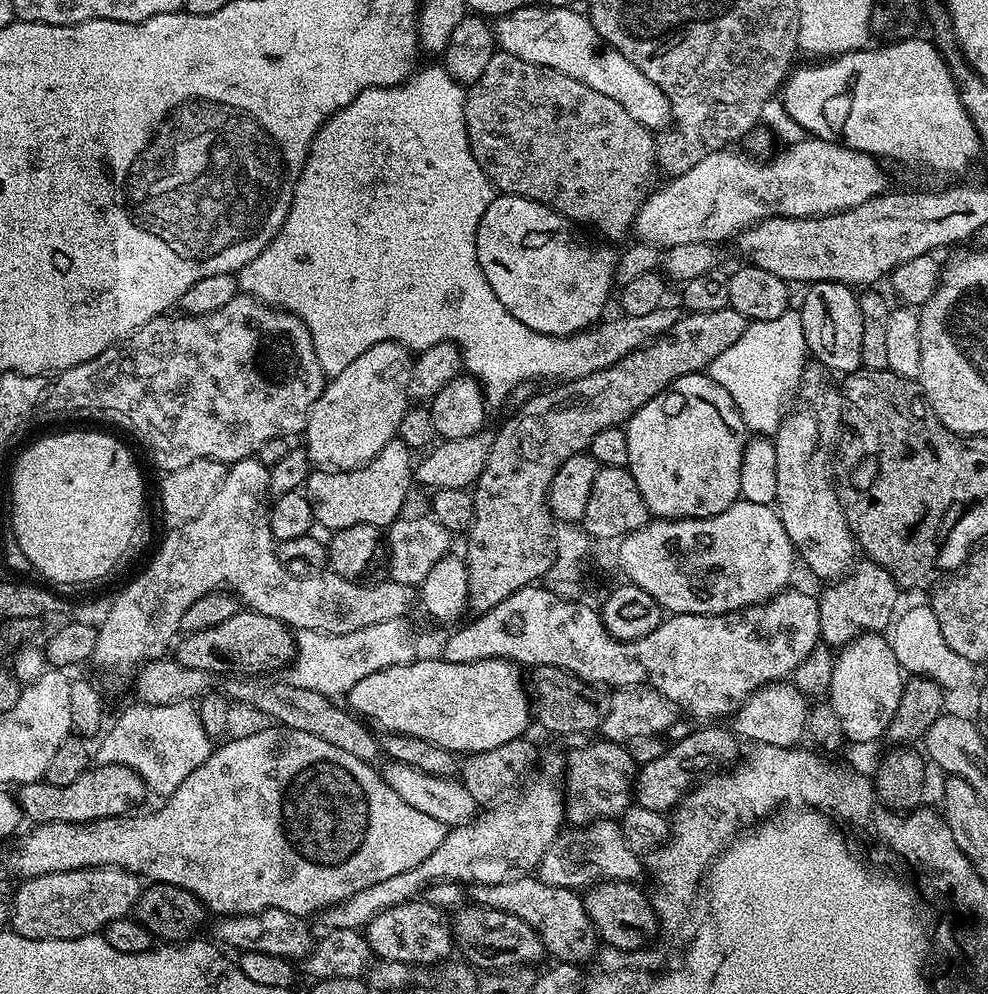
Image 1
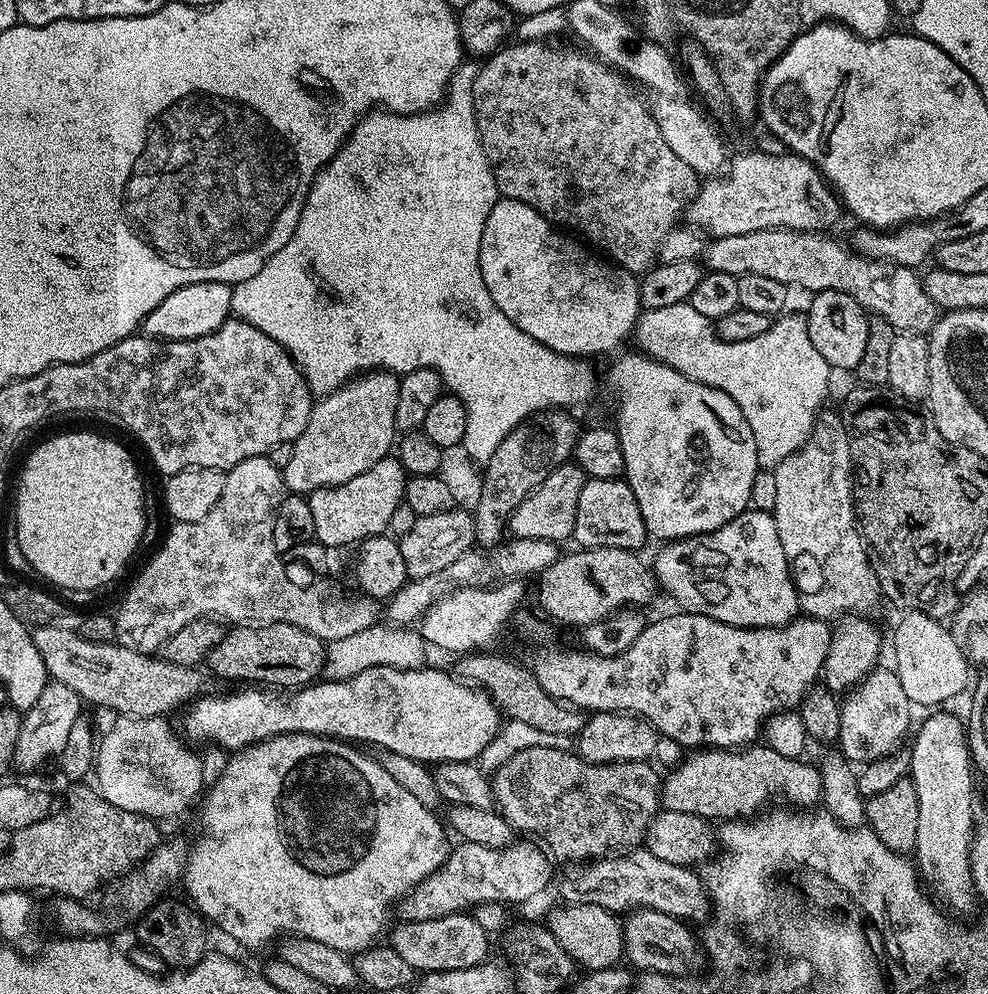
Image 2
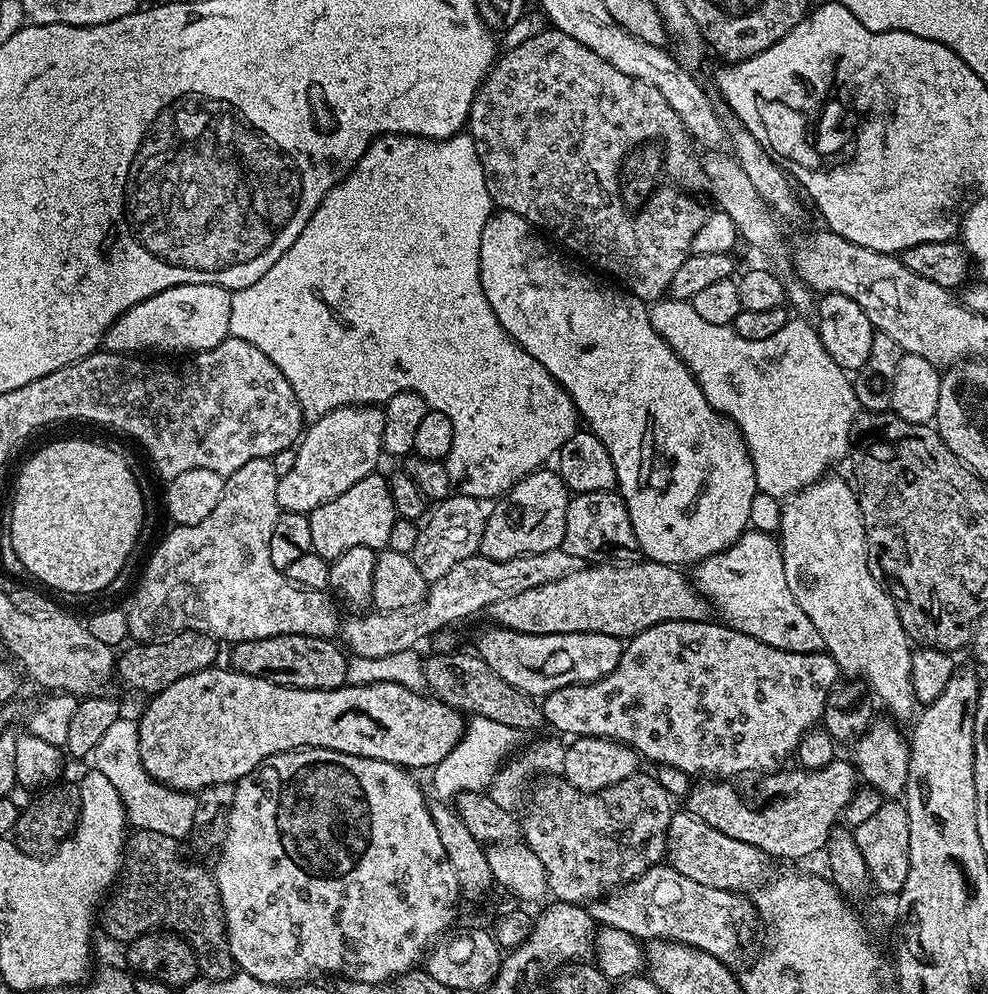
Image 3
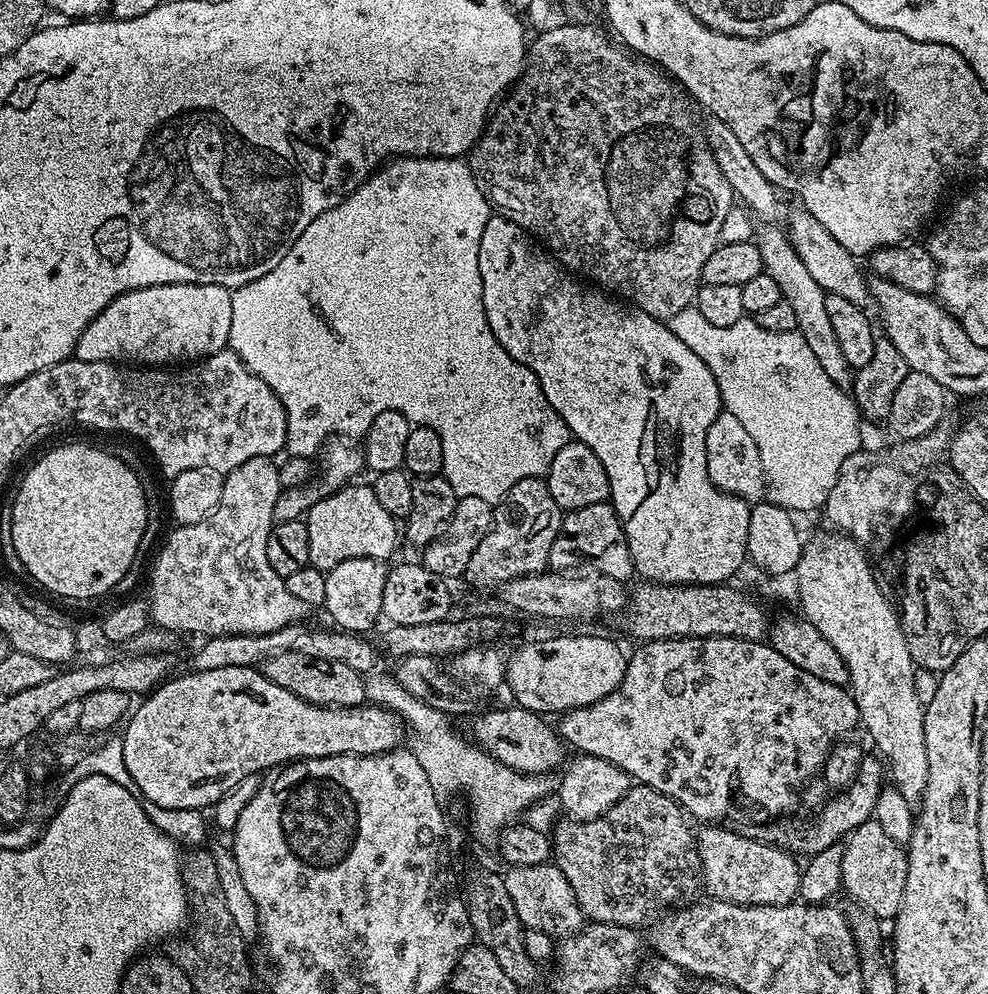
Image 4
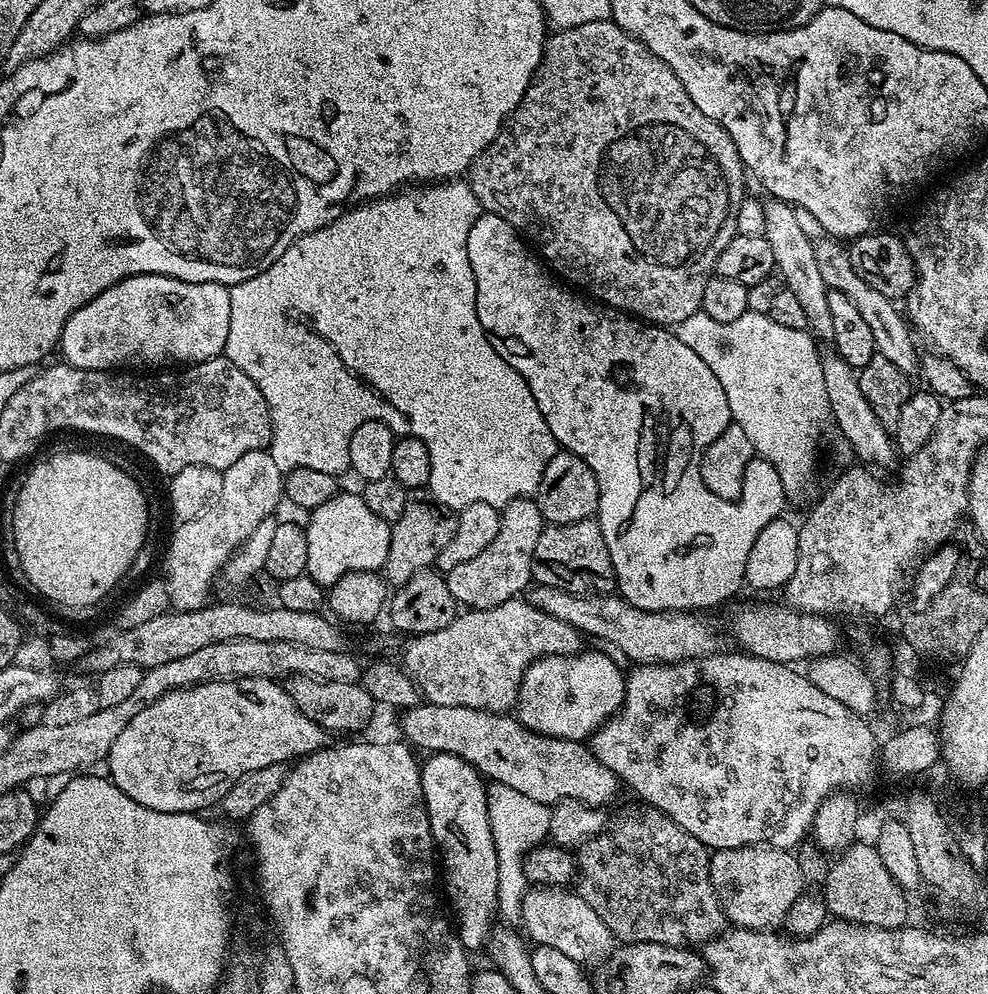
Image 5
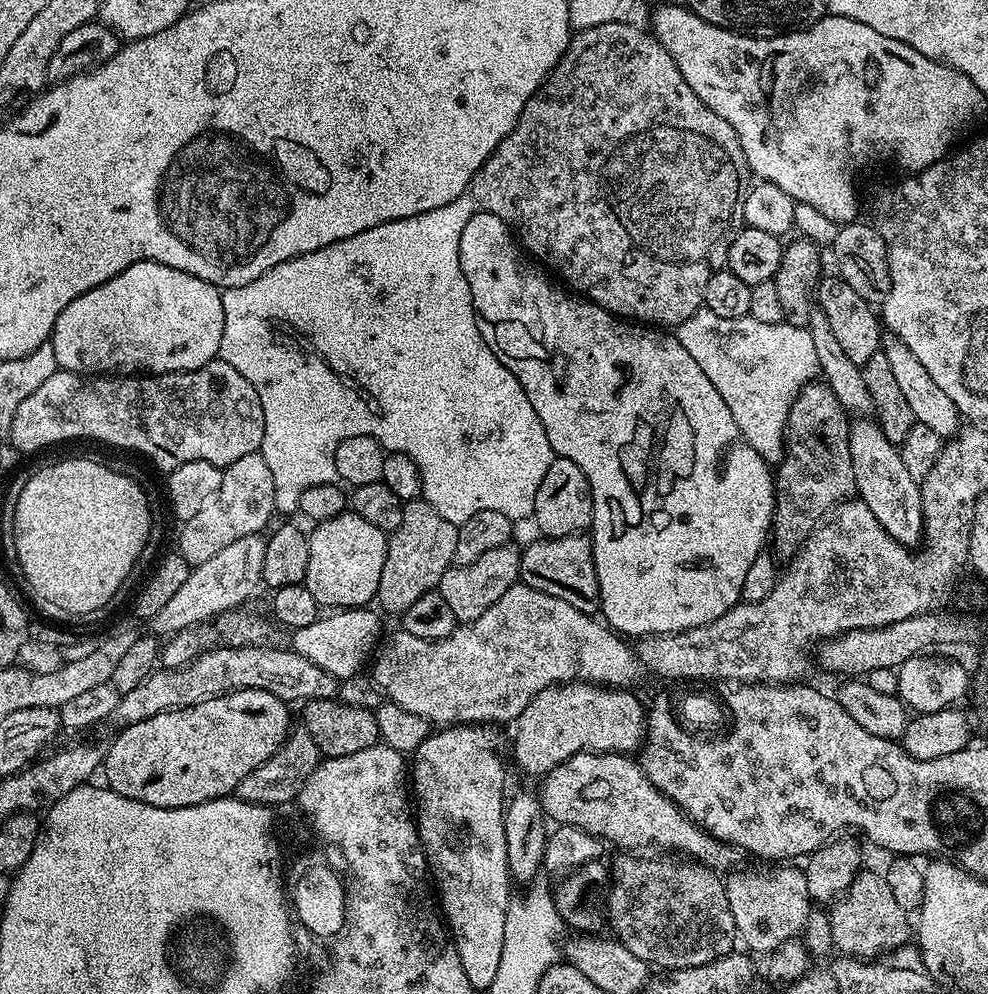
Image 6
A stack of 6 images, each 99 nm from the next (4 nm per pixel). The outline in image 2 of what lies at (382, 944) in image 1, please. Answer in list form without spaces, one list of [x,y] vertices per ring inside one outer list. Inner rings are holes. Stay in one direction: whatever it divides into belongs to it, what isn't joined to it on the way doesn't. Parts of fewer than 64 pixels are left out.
[[[467,911],[433,920],[410,920],[397,925],[396,929],[391,929],[393,932],[390,947],[398,950],[398,954],[402,954],[402,958],[406,958],[406,962],[410,962],[417,973],[462,970],[478,966],[489,959],[489,933]]]

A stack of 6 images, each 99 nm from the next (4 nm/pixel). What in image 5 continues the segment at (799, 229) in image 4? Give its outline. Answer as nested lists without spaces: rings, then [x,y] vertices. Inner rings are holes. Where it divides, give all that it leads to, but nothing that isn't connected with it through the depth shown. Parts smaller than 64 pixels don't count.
[[[832,238],[822,239],[815,243],[814,250],[819,271],[827,289],[845,294],[869,324],[877,355],[889,359],[898,370],[902,370],[904,375],[915,375],[919,371],[920,354],[914,350],[911,327],[901,309],[900,312],[897,309],[899,308],[897,303],[886,298],[884,294],[879,293],[869,283],[865,283],[858,277],[850,263],[847,249],[839,241]]]

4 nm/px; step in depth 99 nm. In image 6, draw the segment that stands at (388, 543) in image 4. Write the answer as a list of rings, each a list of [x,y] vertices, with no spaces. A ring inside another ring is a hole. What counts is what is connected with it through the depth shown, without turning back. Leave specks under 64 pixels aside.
[[[351,510],[342,511],[329,520],[319,521],[313,528],[316,529],[308,532],[310,562],[306,562],[304,584],[310,590],[310,594],[314,594],[314,602],[318,602],[324,610],[362,608],[371,605],[376,600],[382,566],[386,562],[389,533],[378,530],[378,526],[366,522],[366,518]]]

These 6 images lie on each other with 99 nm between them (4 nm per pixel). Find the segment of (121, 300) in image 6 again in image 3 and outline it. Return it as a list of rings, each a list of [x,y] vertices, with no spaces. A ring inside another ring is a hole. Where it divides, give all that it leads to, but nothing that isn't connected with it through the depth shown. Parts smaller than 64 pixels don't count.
[[[179,284],[173,288],[162,290],[158,294],[154,294],[150,298],[146,298],[142,302],[138,302],[138,306],[134,306],[130,310],[126,310],[117,318],[108,328],[108,333],[104,335],[103,347],[109,352],[122,352],[125,354],[152,354],[148,352],[188,352],[184,354],[195,354],[197,352],[205,352],[214,346],[218,346],[230,335],[230,302],[232,301],[232,292],[229,289],[218,286],[217,284]]]

